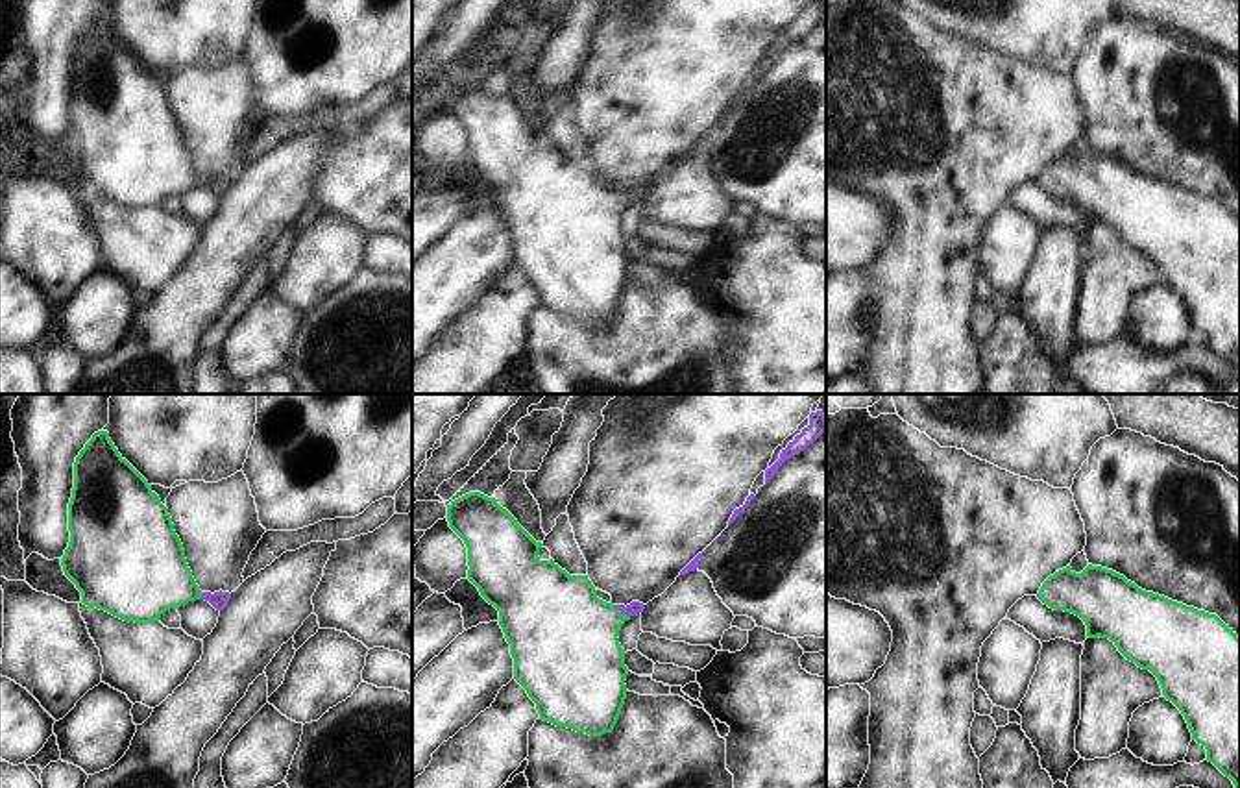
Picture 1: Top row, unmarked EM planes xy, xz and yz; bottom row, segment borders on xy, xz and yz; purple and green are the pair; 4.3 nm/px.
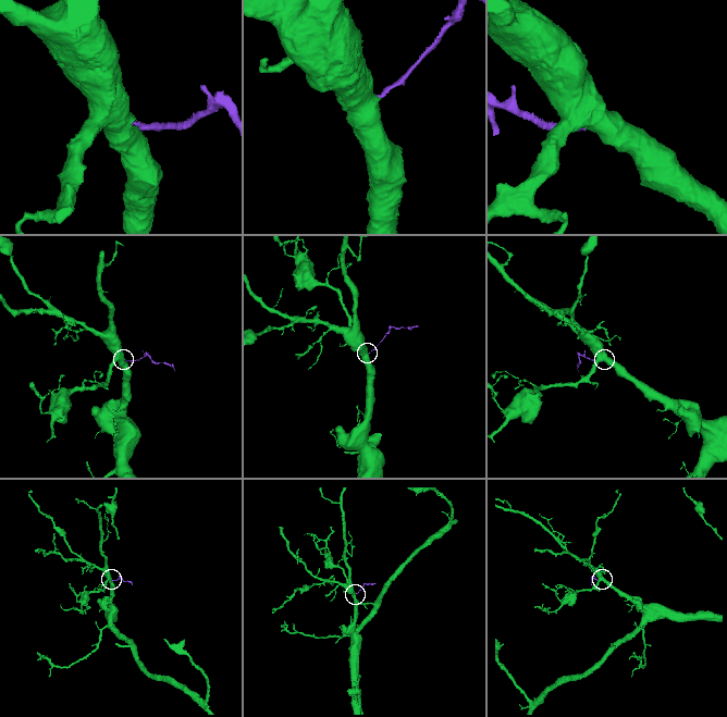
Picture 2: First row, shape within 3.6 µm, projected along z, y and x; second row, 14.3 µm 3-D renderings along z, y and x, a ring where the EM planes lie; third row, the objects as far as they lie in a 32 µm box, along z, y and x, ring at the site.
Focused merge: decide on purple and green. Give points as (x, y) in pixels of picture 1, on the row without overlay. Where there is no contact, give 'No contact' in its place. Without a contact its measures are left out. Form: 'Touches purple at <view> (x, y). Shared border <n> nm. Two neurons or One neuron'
Touches purple at xz (621, 196). Shared border 90 nm. One neuron.

